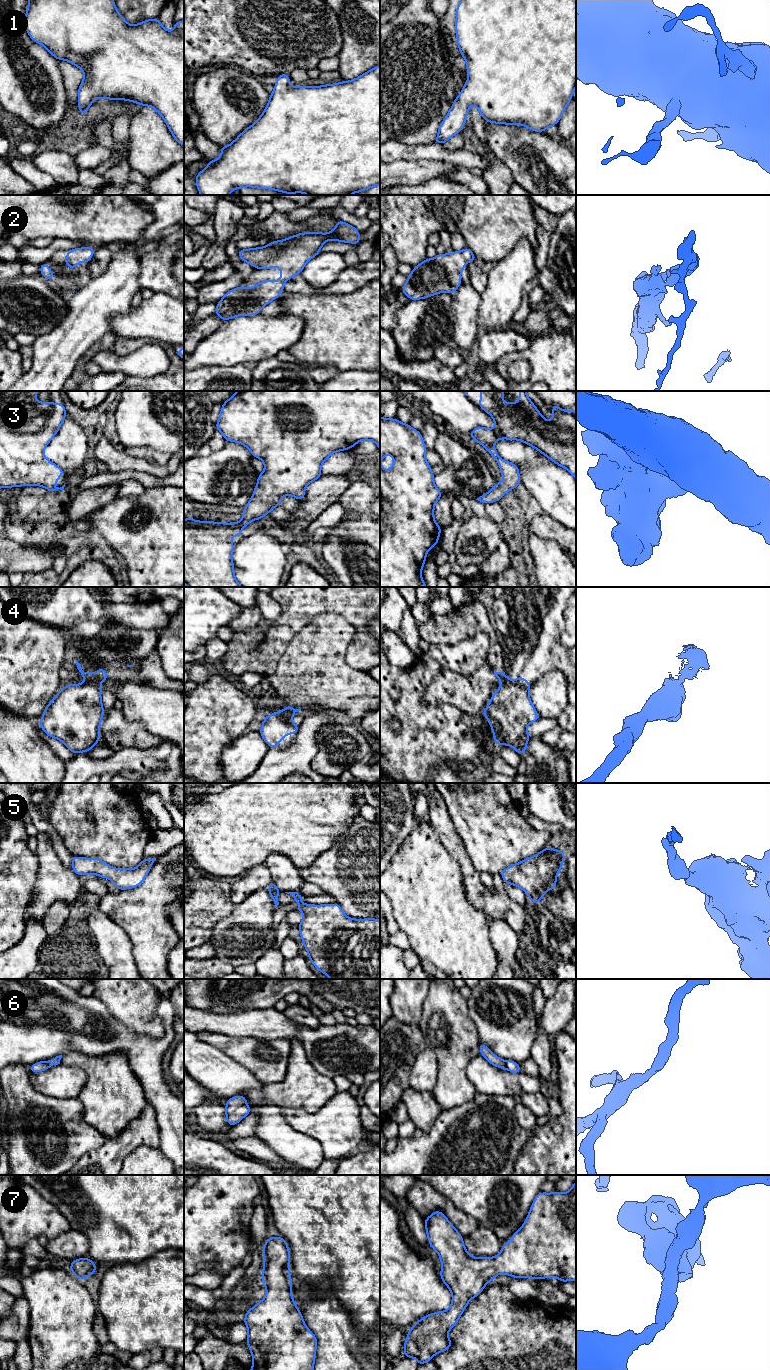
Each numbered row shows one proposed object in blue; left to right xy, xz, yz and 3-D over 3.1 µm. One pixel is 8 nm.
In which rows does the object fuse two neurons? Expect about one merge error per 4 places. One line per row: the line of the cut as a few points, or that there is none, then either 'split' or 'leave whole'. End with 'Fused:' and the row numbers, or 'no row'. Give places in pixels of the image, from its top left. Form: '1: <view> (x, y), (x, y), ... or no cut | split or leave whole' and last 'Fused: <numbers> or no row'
1: no cut | leave whole
2: no cut | leave whole
3: no cut | leave whole
4: xy (86, 679), (96, 679), (99, 682) | split
5: no cut | leave whole
6: no cut | leave whole
7: no cut | leave whole
Fused: 4

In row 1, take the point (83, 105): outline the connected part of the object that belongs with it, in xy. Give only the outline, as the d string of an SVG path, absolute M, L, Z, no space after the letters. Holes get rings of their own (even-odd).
M29 0L24 17L25 29L34 42L43 45L57 60L66 60L84 72L84 79L78 89L79 113L84 115L95 99L120 99L139 103L141 107L151 106L163 118L174 139L184 146L184 20L174 22L174 31L166 30L158 18L145 20L137 25L130 25L117 11L114 0Z

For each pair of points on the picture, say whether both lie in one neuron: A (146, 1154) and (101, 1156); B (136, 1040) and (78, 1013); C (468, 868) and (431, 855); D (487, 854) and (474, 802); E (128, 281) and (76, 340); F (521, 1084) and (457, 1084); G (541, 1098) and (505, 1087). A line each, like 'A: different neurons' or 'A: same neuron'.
A: different neurons
B: same neuron
C: different neurons
D: same neuron
E: same neuron
F: different neurons
G: different neurons

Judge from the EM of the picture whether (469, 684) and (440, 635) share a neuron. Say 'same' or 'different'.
same

